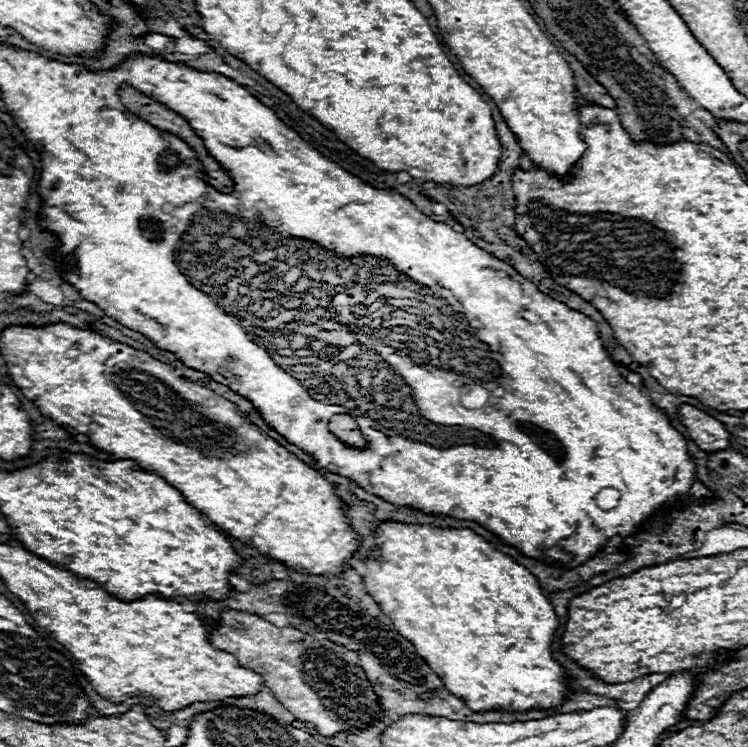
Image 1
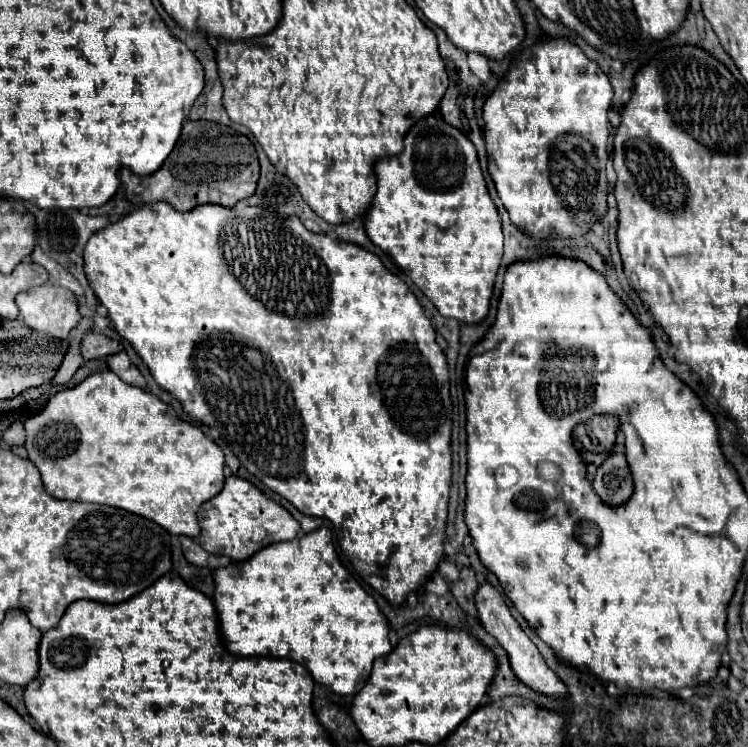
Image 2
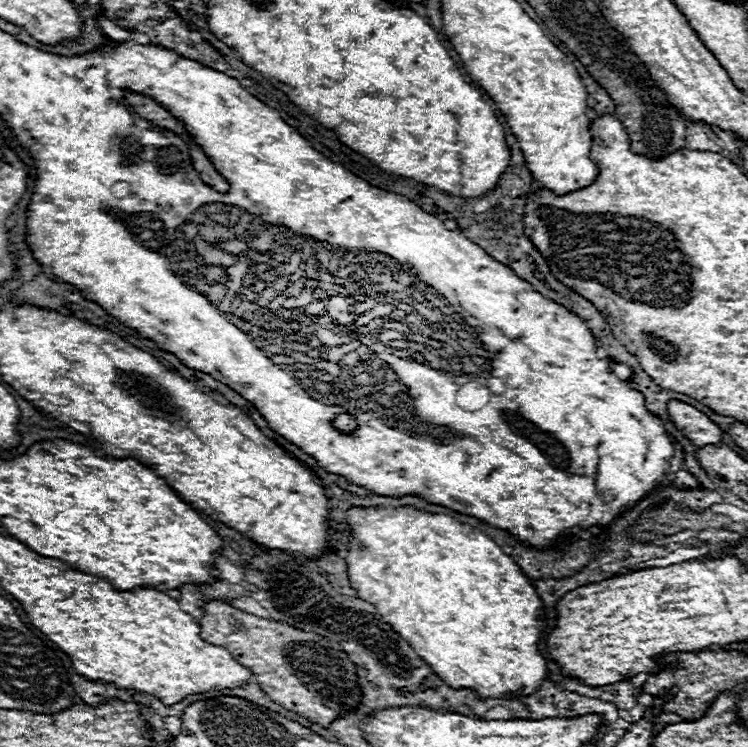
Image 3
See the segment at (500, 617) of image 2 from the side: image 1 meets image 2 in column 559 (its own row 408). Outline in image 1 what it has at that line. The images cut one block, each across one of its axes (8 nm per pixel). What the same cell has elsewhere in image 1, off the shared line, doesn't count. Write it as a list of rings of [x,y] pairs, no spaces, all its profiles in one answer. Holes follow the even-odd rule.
[[[682,404],[678,408],[678,416],[698,448],[708,452],[708,450],[726,450],[730,446],[730,432],[724,428],[724,424],[704,414],[702,410],[690,404]]]

